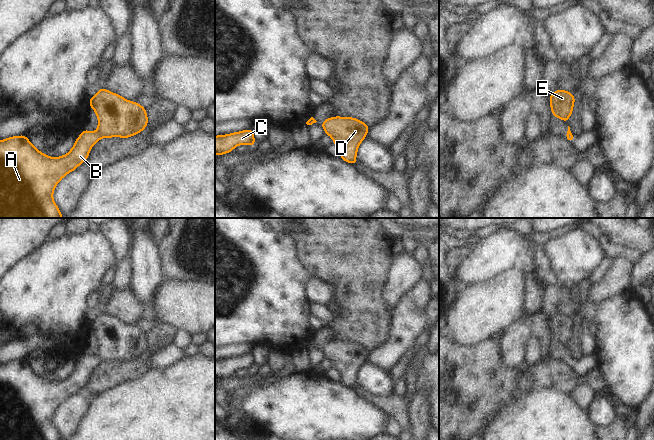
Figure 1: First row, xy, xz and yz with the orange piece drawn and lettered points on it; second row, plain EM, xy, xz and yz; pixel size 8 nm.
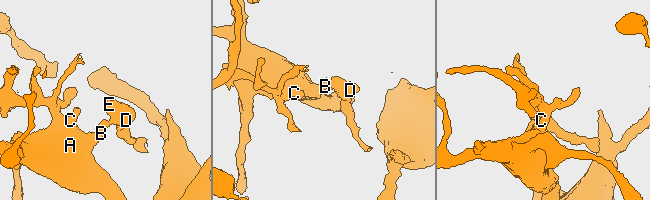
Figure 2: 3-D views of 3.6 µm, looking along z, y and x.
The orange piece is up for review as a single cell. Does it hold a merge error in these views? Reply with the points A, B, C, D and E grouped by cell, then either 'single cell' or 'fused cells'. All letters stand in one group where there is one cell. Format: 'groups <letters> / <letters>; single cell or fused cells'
groups A B C / D E; fused cells

